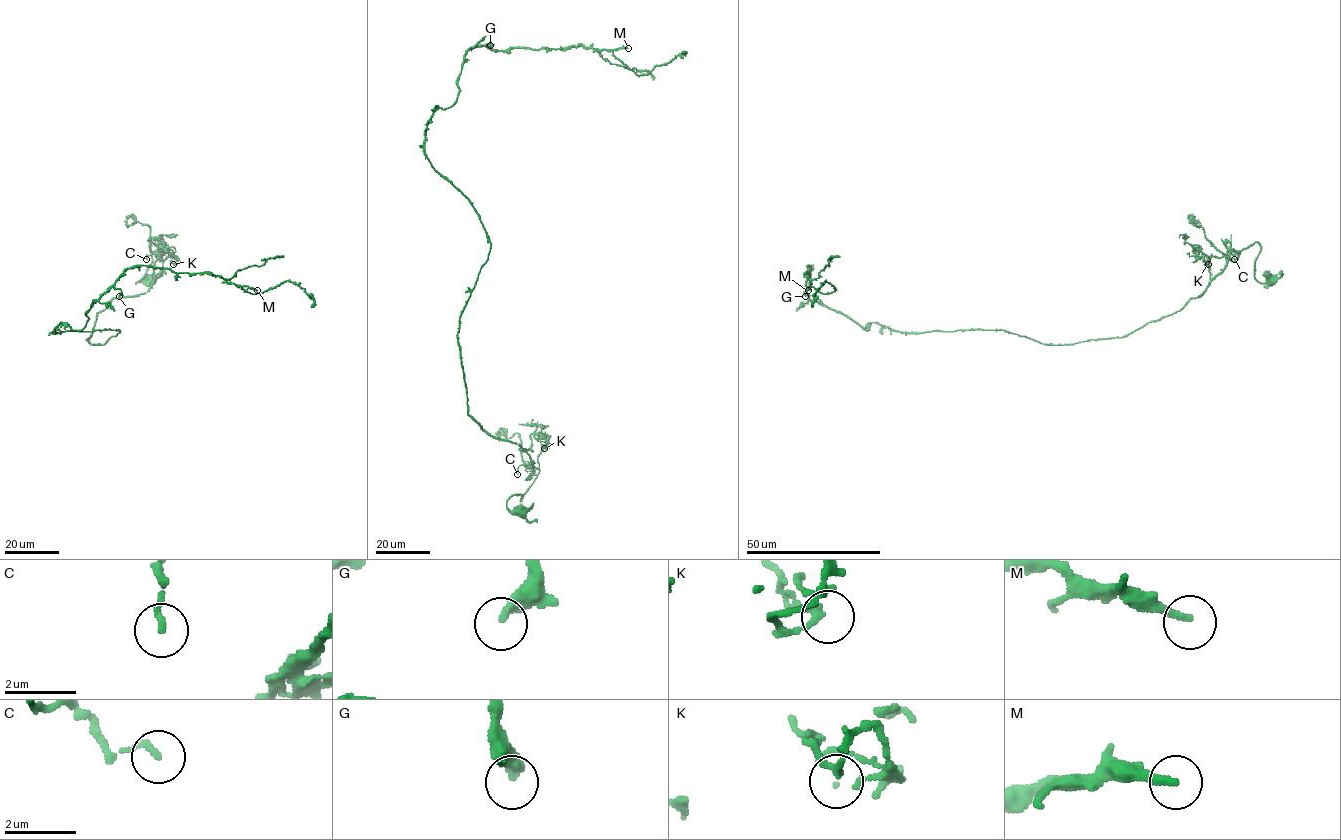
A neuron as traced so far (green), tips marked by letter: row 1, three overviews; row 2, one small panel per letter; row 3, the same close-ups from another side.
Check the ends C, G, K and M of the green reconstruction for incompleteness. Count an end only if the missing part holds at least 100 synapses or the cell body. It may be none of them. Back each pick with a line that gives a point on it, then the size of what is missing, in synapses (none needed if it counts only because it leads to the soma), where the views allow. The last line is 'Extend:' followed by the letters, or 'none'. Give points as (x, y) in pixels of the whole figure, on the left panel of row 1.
M: place (257, 290); 140 synapses
Extend: M

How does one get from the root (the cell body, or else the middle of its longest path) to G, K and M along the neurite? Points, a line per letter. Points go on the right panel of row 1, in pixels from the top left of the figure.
G: (1270, 281), (1254, 277), (1254, 242), (1179, 311), (1069, 344), (1001, 330), (865, 330), (805, 286), (805, 296)
K: (1270, 281), (1260, 283), (1254, 277), (1260, 249), (1256, 242), (1232, 250), (1228, 256), (1207, 257), (1208, 264)
M: (1270, 281), (1254, 277), (1254, 242), (1179, 311), (1069, 344), (865, 330), (810, 299), (808, 265), (808, 290)

